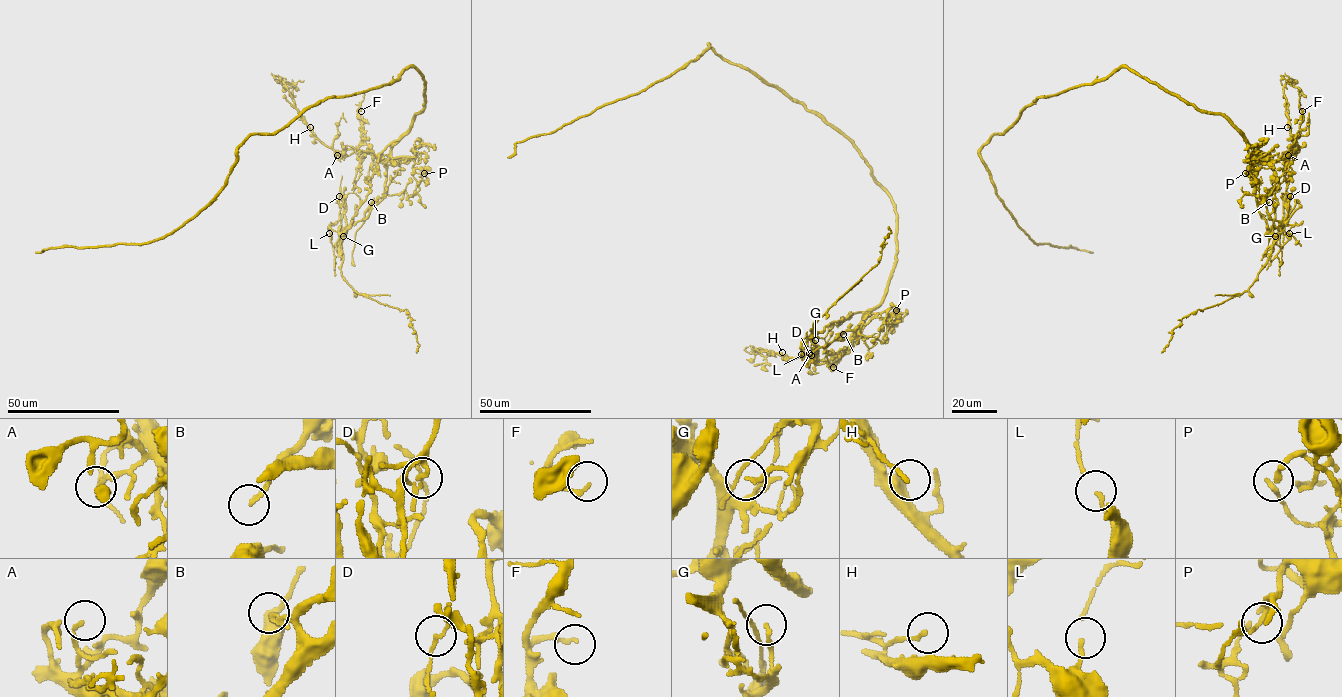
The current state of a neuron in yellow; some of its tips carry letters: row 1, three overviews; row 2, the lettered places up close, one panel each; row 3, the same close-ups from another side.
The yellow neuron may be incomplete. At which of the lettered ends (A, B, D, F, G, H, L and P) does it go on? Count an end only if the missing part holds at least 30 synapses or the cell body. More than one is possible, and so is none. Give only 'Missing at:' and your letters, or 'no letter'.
Missing at: no letter

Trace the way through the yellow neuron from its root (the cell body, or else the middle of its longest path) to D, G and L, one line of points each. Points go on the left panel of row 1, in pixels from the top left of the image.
D: (398, 78), (408, 67), (423, 76), (424, 107), (391, 146), (383, 197), (365, 219), (348, 226), (339, 196)
G: (398, 78), (408, 67), (423, 76), (424, 107), (412, 126), (380, 153), (370, 193), (339, 237), (343, 236)
L: (398, 78), (408, 67), (423, 76), (424, 107), (412, 126), (380, 153), (370, 193), (333, 247), (329, 233)

